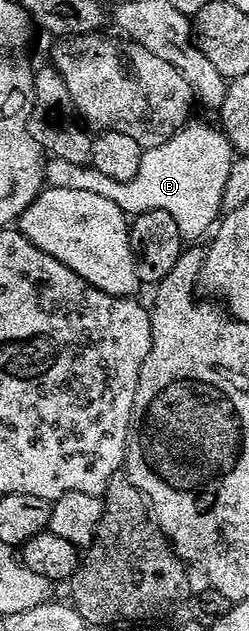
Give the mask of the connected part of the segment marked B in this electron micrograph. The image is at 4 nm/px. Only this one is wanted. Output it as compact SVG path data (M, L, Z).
M192 118L170 139L162 142L162 146L144 149L142 166L138 166L138 174L134 174L130 182L114 182L114 178L98 174L98 170L91 166L66 162L66 158L53 155L45 159L44 182L47 187L65 188L67 191L90 190L100 198L110 198L110 202L125 214L166 210L166 214L178 222L180 235L185 241L192 242L195 236L202 235L204 231L207 233L221 215L222 192L233 159L232 144L217 125Z

